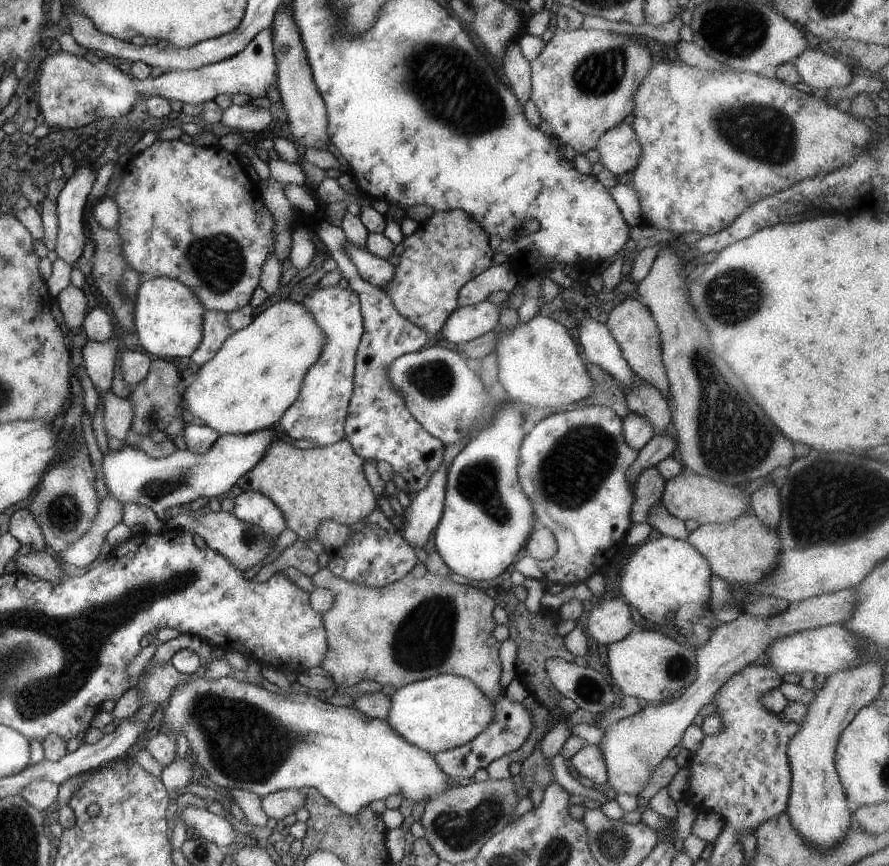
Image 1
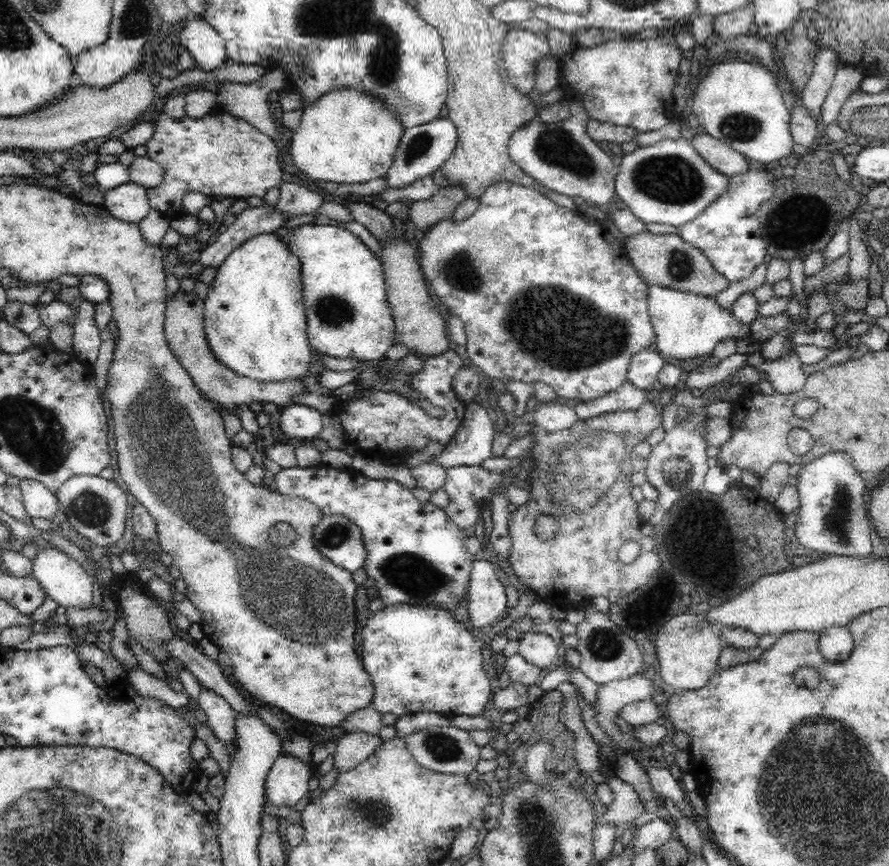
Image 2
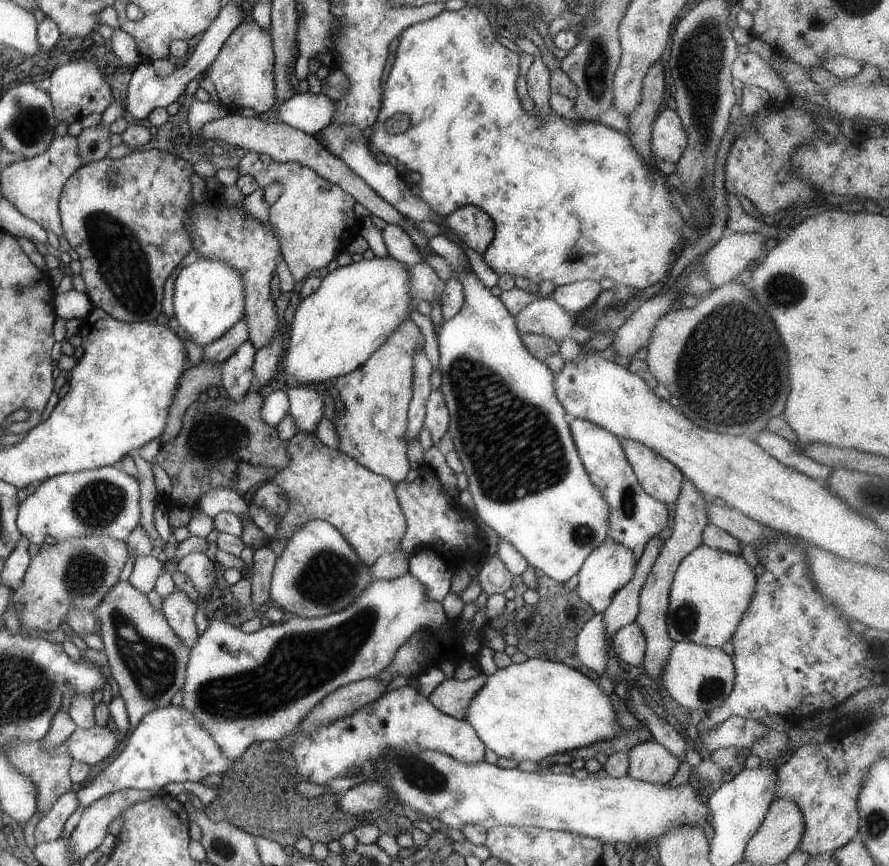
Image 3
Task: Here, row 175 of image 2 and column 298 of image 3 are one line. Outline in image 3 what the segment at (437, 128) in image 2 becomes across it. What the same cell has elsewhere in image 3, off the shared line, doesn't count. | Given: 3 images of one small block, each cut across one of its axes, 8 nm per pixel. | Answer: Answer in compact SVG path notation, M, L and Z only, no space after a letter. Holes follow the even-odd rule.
M292 386L286 390L288 414L299 432L314 432L317 422L323 415L323 396L311 386Z

